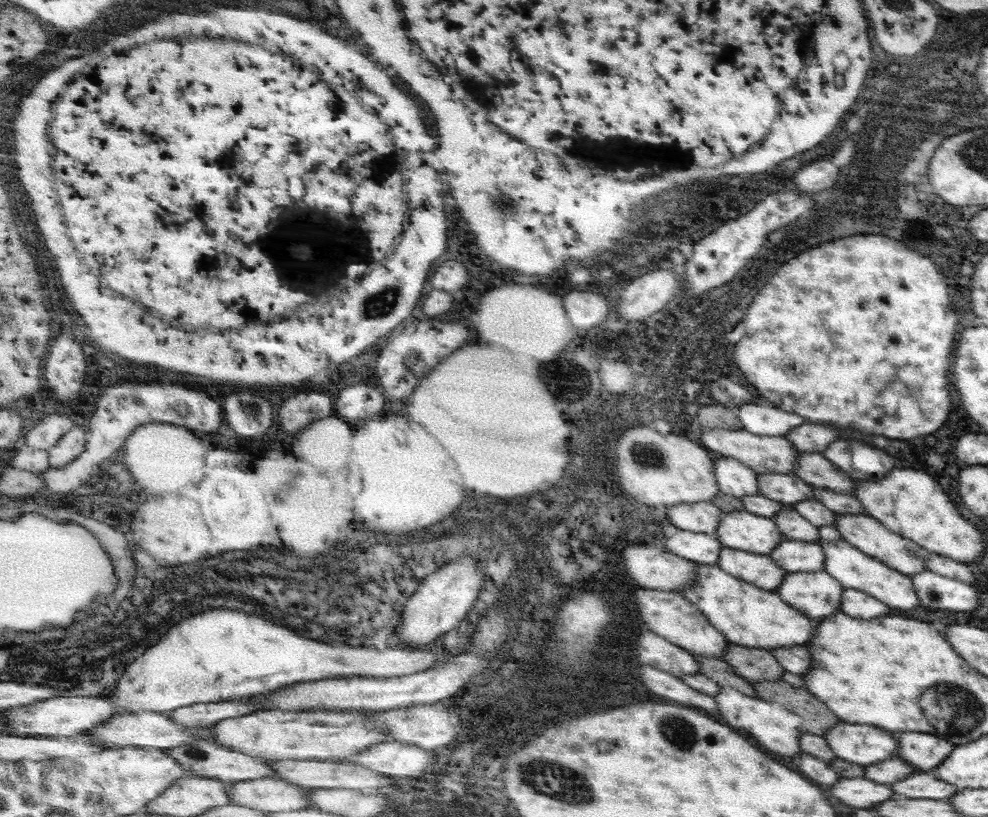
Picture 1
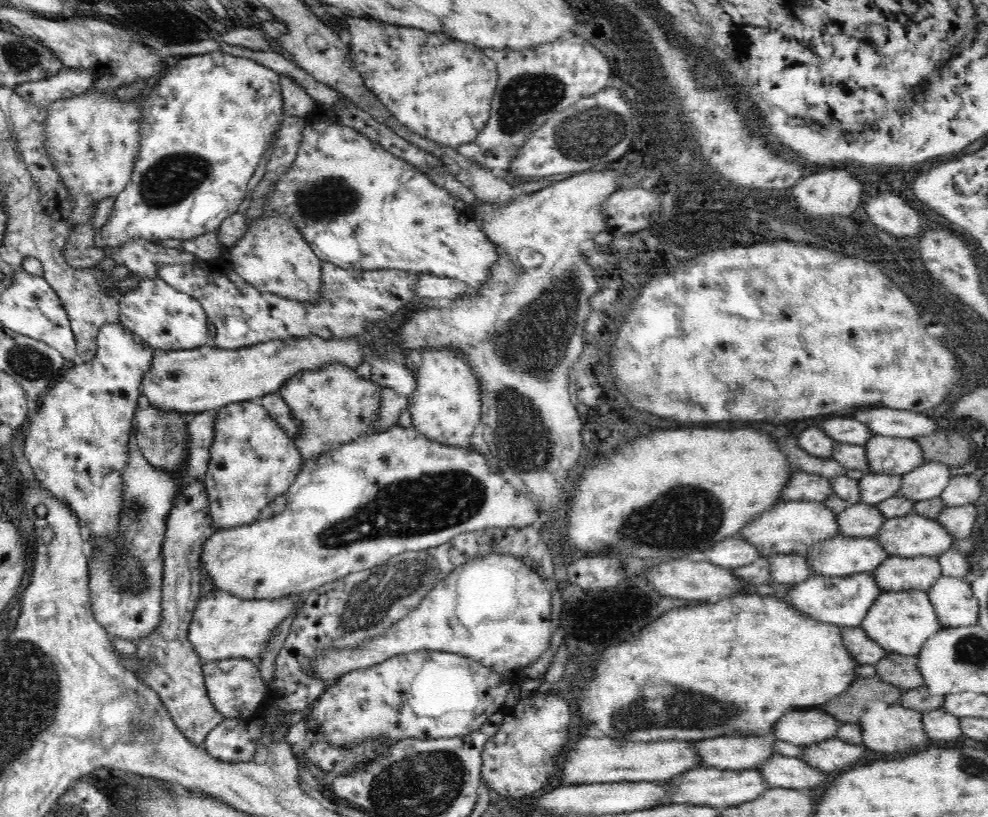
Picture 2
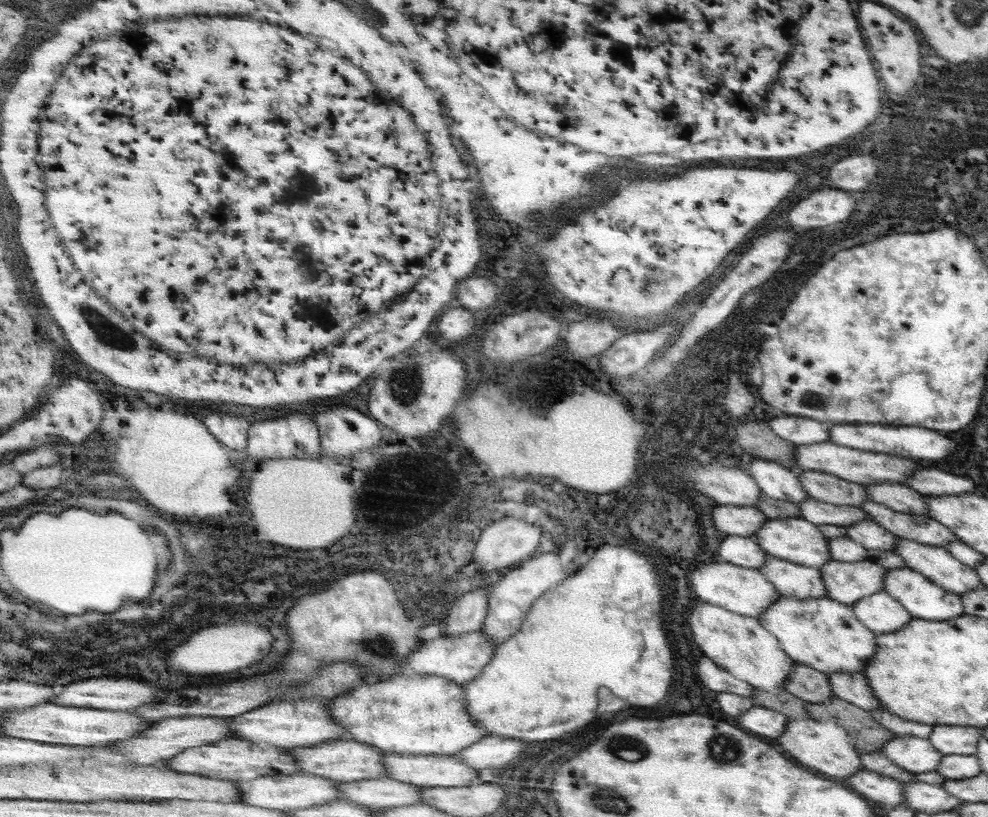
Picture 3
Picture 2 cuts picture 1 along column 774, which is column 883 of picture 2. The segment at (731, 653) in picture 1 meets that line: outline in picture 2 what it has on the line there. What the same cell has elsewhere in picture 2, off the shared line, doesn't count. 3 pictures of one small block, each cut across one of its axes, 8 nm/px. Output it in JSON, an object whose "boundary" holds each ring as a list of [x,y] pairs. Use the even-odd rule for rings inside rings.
{"boundary":[[[886,654],[878,664],[878,678],[906,690],[914,690],[924,686],[924,678],[918,668],[916,656],[902,656],[902,654]]]}

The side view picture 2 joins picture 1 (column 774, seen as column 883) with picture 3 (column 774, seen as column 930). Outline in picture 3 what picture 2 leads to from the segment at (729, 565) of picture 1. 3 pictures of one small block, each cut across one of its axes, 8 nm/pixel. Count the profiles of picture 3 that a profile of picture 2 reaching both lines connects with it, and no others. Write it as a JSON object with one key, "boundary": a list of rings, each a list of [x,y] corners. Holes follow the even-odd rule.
{"boundary":[[[765,556],[763,568],[759,572],[785,598],[819,600],[819,598],[825,598],[827,594],[821,572],[807,566],[797,566],[773,556]]]}

